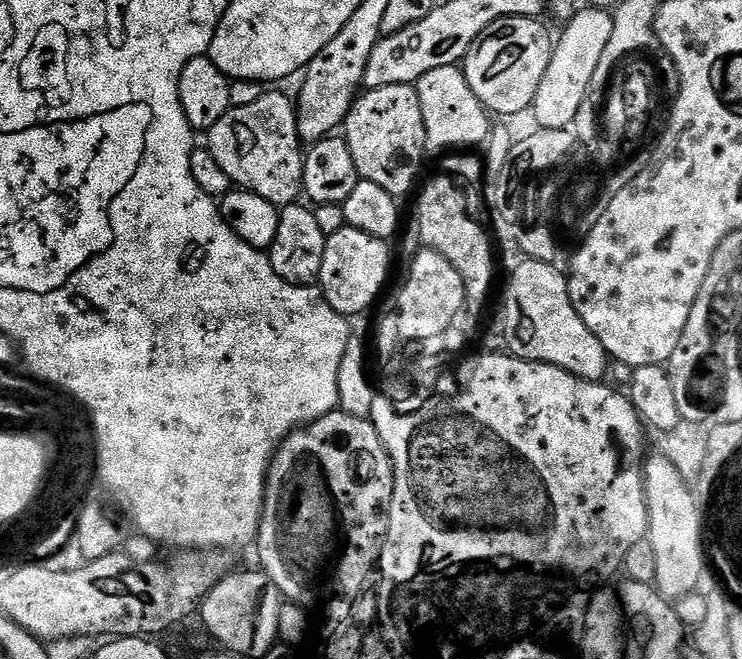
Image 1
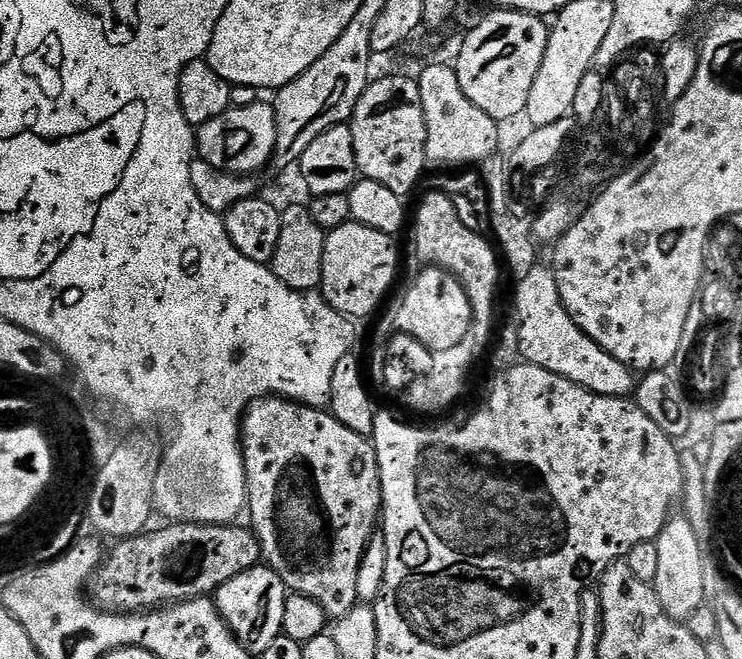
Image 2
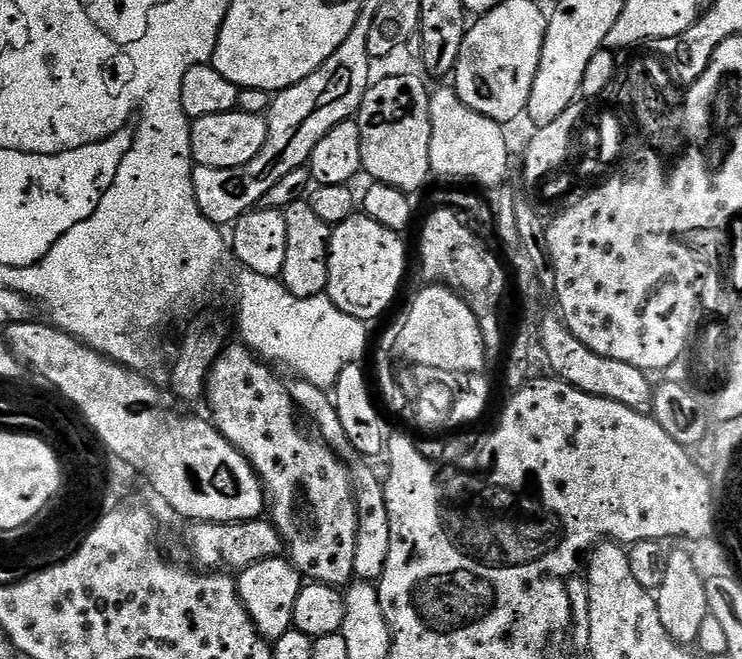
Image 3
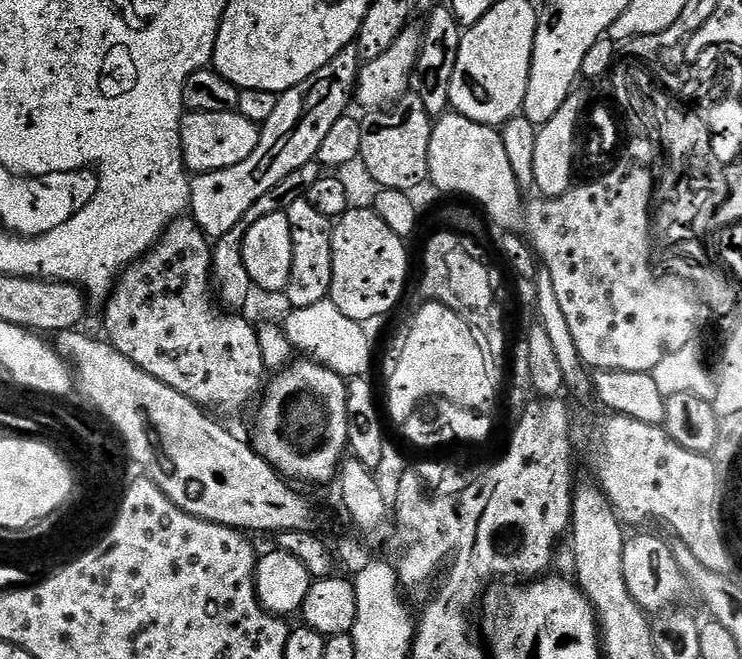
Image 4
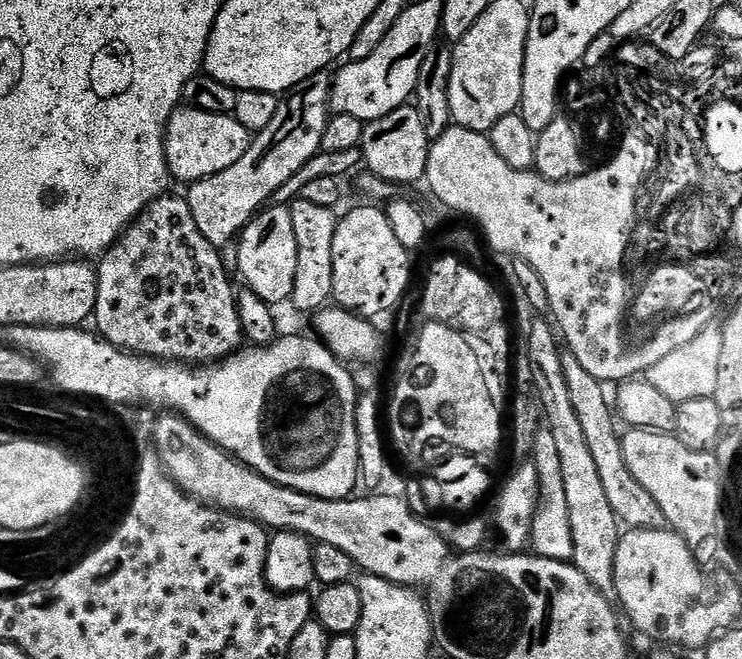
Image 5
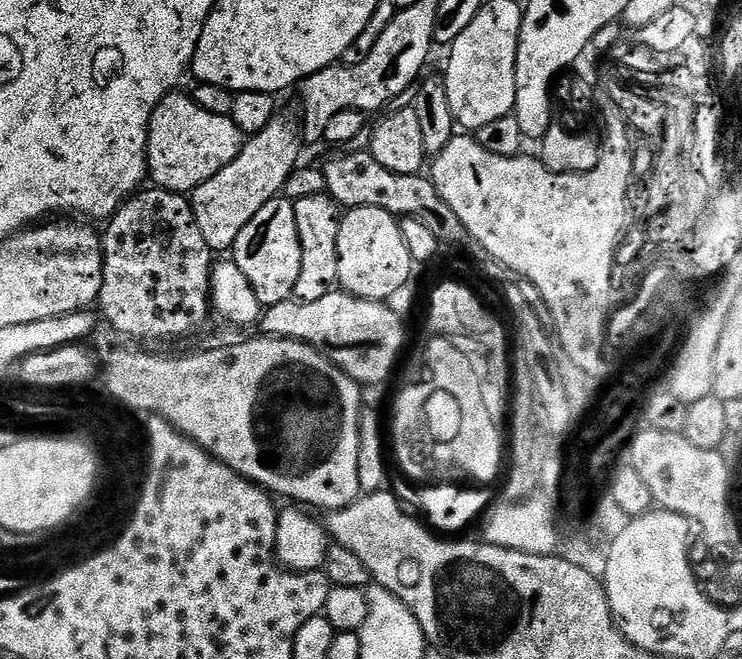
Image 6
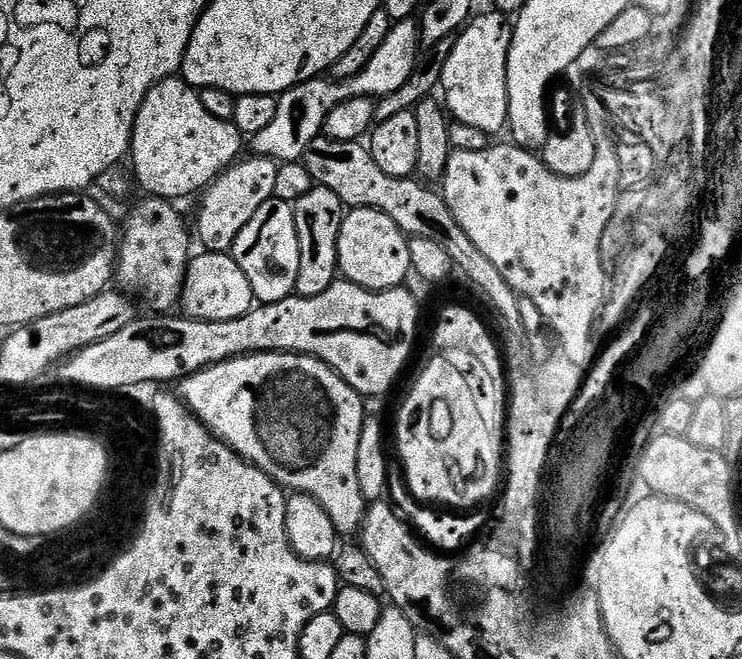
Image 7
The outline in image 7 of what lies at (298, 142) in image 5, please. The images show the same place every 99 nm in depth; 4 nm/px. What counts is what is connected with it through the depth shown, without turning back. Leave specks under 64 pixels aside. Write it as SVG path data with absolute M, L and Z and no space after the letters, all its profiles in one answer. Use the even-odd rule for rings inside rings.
M252 154L249 157L249 160L241 159L221 172L199 197L200 213L196 216L196 224L194 220L194 236L205 252L231 253L246 222L250 222L250 218L258 214L262 202L274 197L274 181L278 179L280 164L265 156Z

